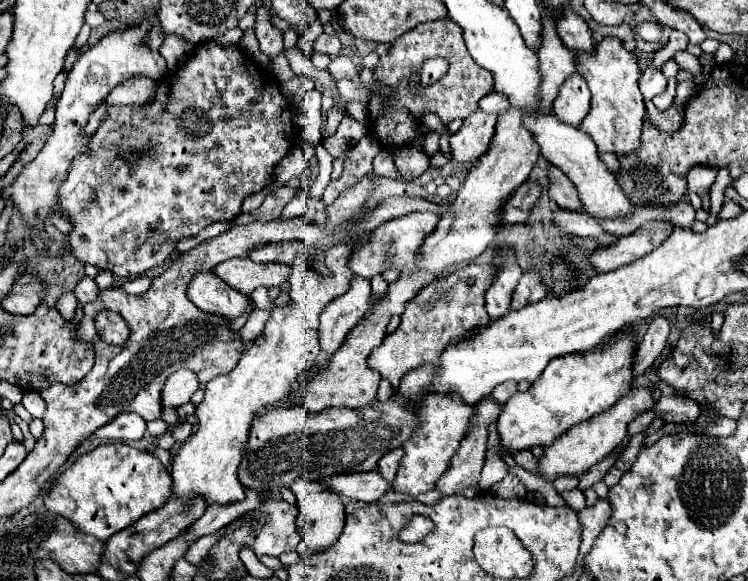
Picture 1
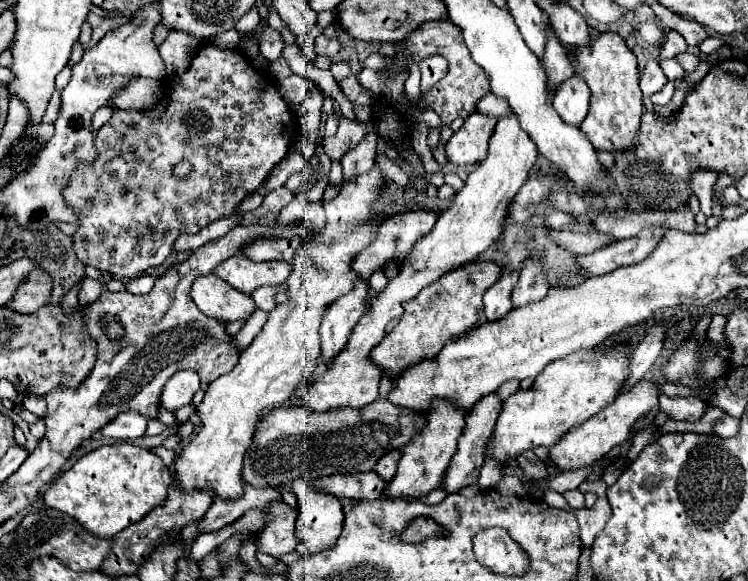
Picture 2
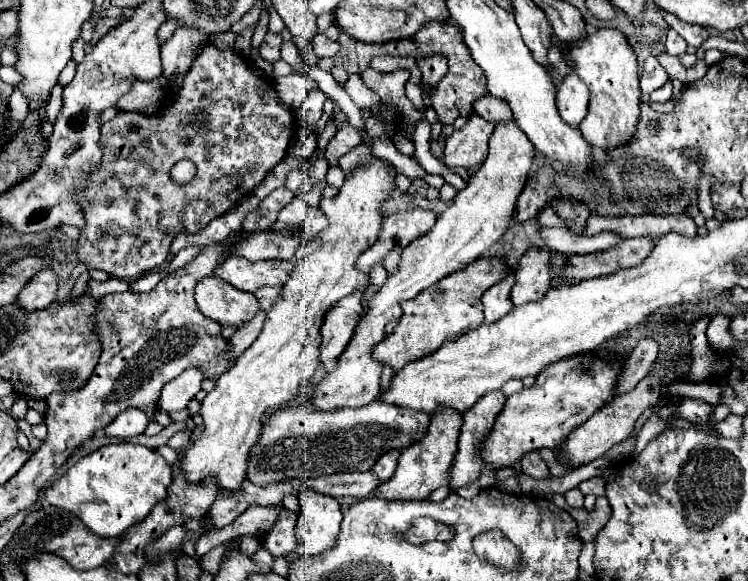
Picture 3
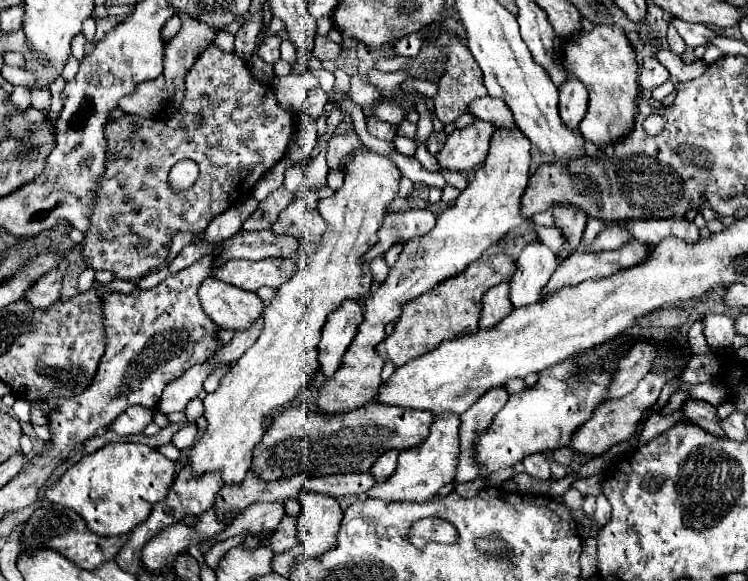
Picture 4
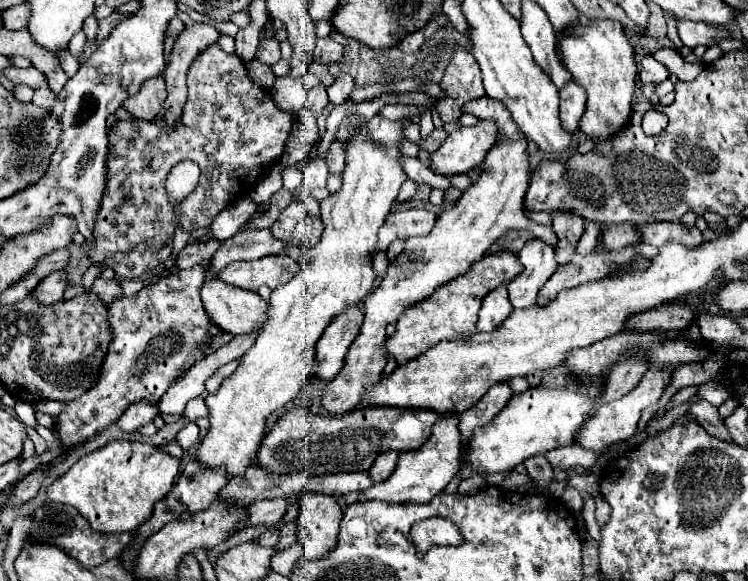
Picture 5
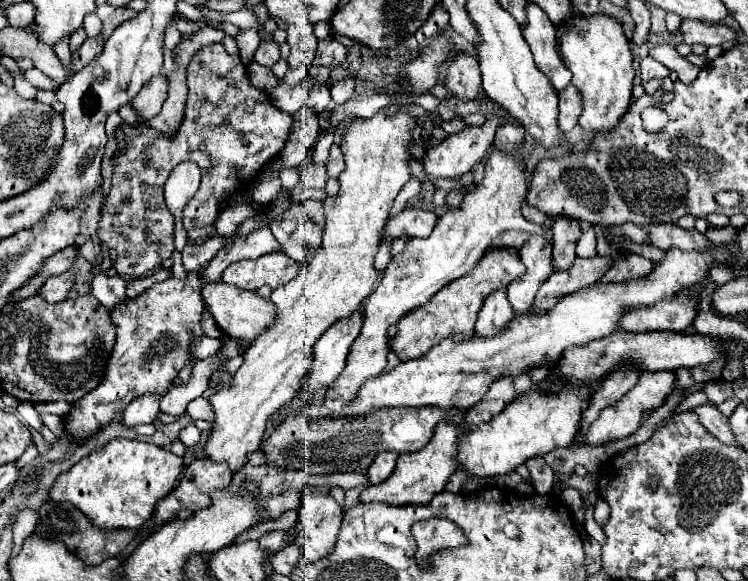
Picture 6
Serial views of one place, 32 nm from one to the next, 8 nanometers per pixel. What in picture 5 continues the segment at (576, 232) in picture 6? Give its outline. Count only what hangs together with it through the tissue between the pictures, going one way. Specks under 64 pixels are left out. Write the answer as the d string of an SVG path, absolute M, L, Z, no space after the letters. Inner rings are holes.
M552 212L554 230L558 234L558 246L556 246L556 260L558 264L566 264L572 260L578 240L584 232L586 220L582 216L576 216L574 212Z

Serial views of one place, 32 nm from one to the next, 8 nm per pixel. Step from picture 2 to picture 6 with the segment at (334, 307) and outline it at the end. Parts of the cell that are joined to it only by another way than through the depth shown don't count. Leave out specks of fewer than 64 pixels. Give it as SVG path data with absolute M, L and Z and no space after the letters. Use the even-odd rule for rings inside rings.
M356 310L348 320L338 320L314 344L314 366L304 380L304 390L314 392L330 386L346 366L346 356L362 328L362 314Z

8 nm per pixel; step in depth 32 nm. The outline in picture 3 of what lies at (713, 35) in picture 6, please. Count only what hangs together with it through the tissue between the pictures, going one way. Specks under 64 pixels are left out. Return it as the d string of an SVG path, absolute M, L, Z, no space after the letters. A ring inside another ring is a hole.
M656 6L656 10L662 14L664 22L666 22L670 28L674 28L674 30L686 40L688 46L698 48L698 46L710 36L708 28L704 28L704 26L700 26L700 24L688 24L688 22L684 22L684 20L680 20L678 16L672 16L670 12L660 10L660 6Z

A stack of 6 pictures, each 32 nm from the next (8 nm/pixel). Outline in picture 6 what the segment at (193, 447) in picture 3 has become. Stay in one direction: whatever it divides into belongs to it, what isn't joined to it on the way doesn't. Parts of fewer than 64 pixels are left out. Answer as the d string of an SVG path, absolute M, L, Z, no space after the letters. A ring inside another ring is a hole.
M382 110L368 120L350 124L342 142L346 168L340 174L340 190L322 202L326 220L322 246L310 252L308 264L296 278L272 292L270 302L276 306L272 324L244 352L244 362L232 374L230 386L220 388L208 398L216 418L202 448L206 460L226 462L232 472L238 472L248 462L248 454L260 448L268 416L290 402L302 388L312 368L316 340L334 322L358 310L362 300L372 294L378 278L374 256L378 252L380 230L386 224L394 198L410 180L406 166L410 154L406 150L412 144L408 132L414 124L412 116L398 114L388 118Z

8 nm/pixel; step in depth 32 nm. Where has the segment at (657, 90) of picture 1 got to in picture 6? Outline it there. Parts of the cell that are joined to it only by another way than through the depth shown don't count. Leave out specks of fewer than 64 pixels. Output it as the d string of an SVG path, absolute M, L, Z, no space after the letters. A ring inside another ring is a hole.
M644 56L640 66L642 66L642 68L640 68L642 82L650 82L650 80L664 80L664 78L670 74L670 70L668 70L664 64L656 62L652 56Z

